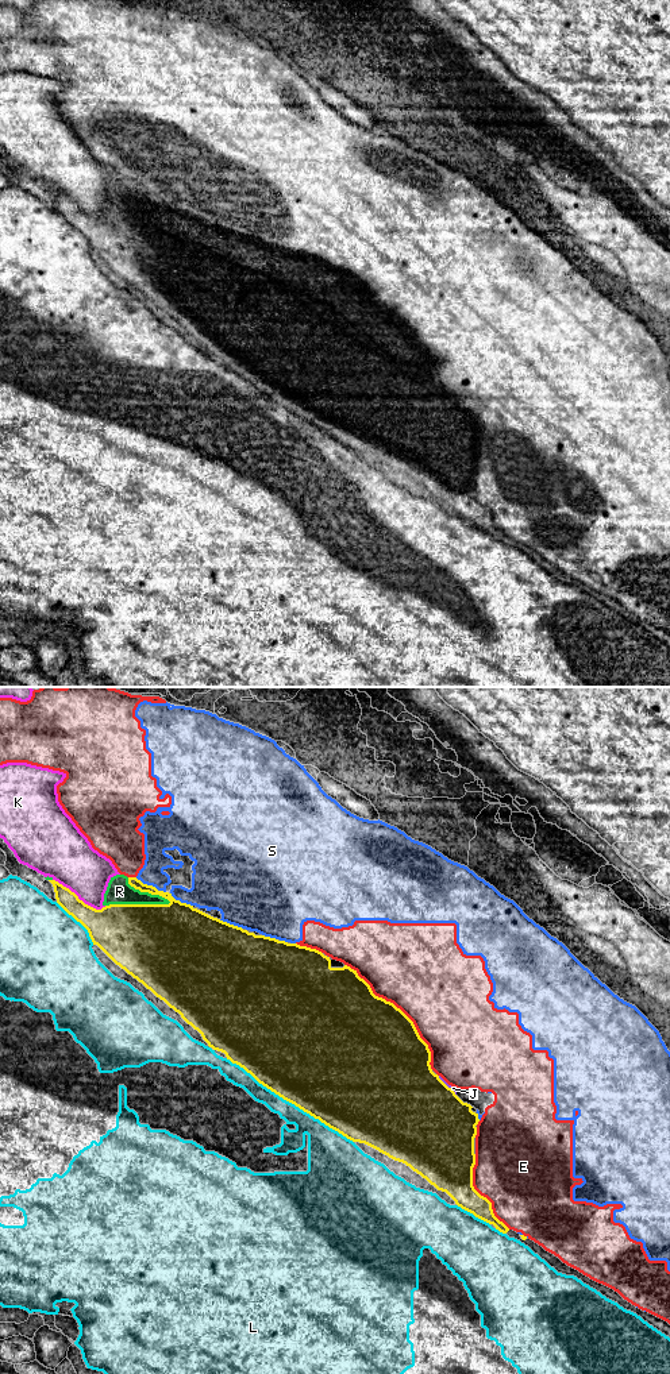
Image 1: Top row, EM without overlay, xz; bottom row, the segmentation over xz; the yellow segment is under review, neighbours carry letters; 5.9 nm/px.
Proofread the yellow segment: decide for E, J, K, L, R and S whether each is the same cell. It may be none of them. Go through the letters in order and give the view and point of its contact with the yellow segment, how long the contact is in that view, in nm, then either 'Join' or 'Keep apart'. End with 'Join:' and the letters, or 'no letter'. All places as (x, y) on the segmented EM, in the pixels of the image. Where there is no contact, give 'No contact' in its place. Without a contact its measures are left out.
E: Touches yellow at xz (401, 1011). Shared border 800 nm. Keep apart
J: Touches yellow at xz (446, 1085). Shared border 160 nm. Join
K: Touches yellow at xz (79, 899). Shared border 360 nm. Keep apart
L: Touches yellow at xz (289, 1102). Shared border 900 nm. Keep apart
R: Touches yellow at xz (138, 904). Shared border 400 nm. Join
S: Touches yellow at xz (150, 886). Shared border 200 nm. Keep apart
Join: J, R

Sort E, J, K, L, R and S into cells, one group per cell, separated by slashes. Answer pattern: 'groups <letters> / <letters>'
groups E S / J R / K / L

